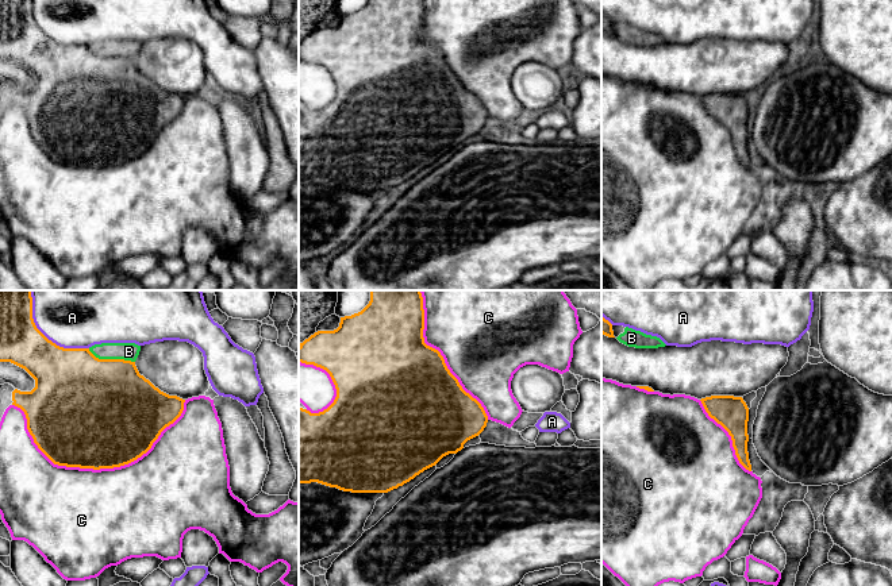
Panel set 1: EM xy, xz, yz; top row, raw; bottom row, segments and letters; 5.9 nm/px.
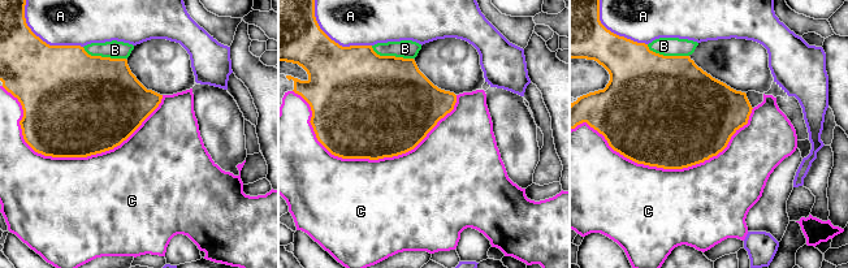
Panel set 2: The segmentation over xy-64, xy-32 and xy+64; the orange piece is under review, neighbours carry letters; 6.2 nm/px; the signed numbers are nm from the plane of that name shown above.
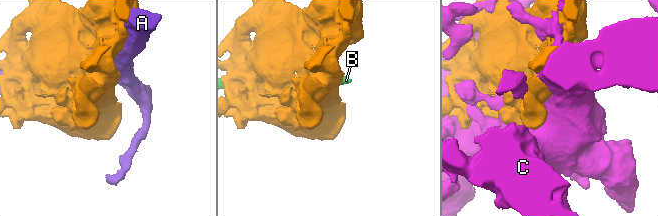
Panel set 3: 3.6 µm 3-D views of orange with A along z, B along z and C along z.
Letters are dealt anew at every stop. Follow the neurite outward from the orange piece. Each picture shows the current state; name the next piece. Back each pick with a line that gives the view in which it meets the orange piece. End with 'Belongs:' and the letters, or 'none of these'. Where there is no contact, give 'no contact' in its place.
Belongs: none of these

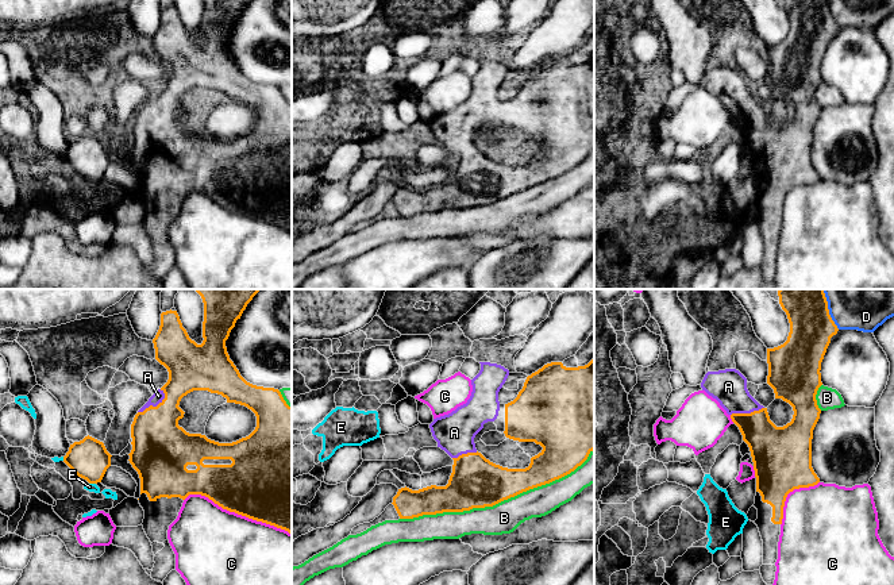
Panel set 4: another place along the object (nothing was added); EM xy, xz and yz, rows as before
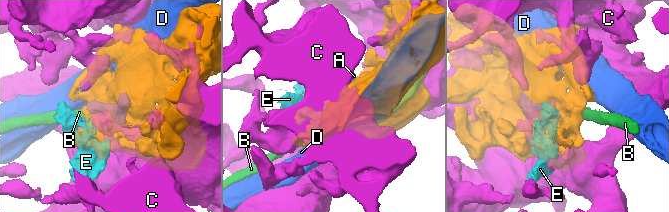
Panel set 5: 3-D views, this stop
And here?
A: meets orange in xy
Belongs: A

